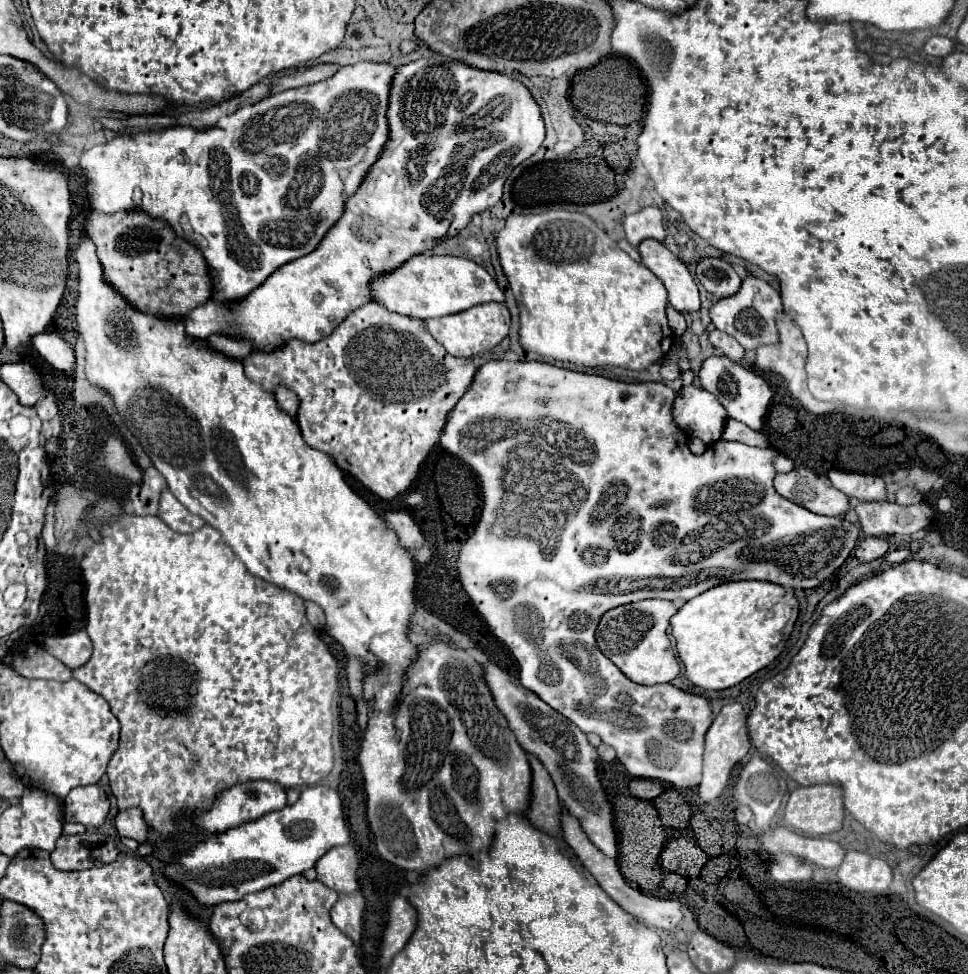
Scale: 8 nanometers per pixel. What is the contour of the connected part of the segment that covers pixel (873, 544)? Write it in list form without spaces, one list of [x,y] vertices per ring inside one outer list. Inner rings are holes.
[[[865,538],[855,548],[855,556],[861,562],[869,562],[869,560],[881,558],[885,552],[887,552],[887,542],[883,538]]]

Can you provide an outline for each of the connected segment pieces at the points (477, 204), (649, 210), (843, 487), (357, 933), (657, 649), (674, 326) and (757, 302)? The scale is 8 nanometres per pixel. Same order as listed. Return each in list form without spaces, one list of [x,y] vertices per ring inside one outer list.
[[[419,58],[399,66],[391,86],[391,110],[387,110],[387,120],[391,122],[391,140],[387,148],[383,148],[383,156],[371,166],[359,192],[347,200],[347,212],[323,238],[323,244],[319,244],[315,252],[279,268],[279,272],[271,274],[243,304],[235,304],[229,314],[215,308],[209,300],[183,316],[187,336],[207,338],[219,332],[219,328],[223,328],[223,332],[243,332],[243,336],[255,340],[255,350],[263,352],[271,352],[291,338],[315,342],[329,336],[349,312],[371,300],[369,282],[375,272],[397,268],[403,260],[429,250],[425,246],[431,246],[431,242],[459,234],[471,222],[473,214],[499,202],[511,170],[533,156],[545,140],[541,108],[523,82],[509,74],[435,58]]]
[[[647,206],[635,214],[623,216],[623,228],[631,246],[637,246],[645,238],[662,242],[667,235],[666,229],[663,228],[661,210],[657,206]]]
[[[831,470],[829,480],[835,484],[835,488],[839,488],[849,498],[869,500],[869,502],[885,502],[885,500],[891,498],[883,478],[873,476],[873,474]]]
[[[361,892],[339,894],[339,900],[331,908],[331,920],[353,942],[359,942],[363,930],[363,922],[361,922],[363,912],[365,912],[365,898]]]
[[[643,600],[625,604],[603,614],[597,626],[597,646],[611,658],[617,668],[637,684],[663,684],[671,682],[679,674],[679,662],[671,652],[671,640],[667,636],[669,618],[677,612],[669,600]]]
[[[669,306],[669,308],[667,308],[667,318],[669,318],[669,326],[671,326],[671,330],[673,330],[675,336],[679,338],[679,336],[685,332],[685,328],[687,328],[683,314],[677,312],[673,306]]]
[[[747,276],[741,284],[741,290],[735,296],[719,300],[709,310],[711,322],[717,330],[731,334],[745,350],[757,350],[759,346],[775,346],[779,344],[779,332],[777,332],[777,318],[783,316],[781,298],[779,292],[773,290],[765,280]]]

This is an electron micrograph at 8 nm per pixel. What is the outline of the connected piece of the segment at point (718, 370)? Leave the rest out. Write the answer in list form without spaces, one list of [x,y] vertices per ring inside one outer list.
[[[711,356],[711,358],[707,358],[703,362],[703,366],[701,366],[697,376],[699,376],[701,386],[707,392],[715,394],[717,400],[725,406],[729,418],[735,418],[735,420],[747,424],[753,430],[761,430],[763,416],[765,416],[765,412],[769,408],[773,392],[771,392],[771,388],[767,386],[767,382],[759,374],[755,374],[751,370],[745,370],[739,362],[733,362],[727,356]]]

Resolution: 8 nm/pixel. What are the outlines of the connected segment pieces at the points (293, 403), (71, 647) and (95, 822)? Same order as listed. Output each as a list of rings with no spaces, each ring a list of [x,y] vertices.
[[[277,388],[275,390],[275,400],[277,404],[289,414],[289,416],[297,416],[297,410],[299,410],[299,398],[295,396],[295,392],[291,392],[289,388]]]
[[[77,630],[65,636],[47,636],[43,642],[43,648],[49,654],[57,656],[71,670],[83,666],[91,658],[91,650],[93,650],[85,630]]]
[[[79,786],[63,800],[65,822],[99,828],[109,814],[109,798],[101,786]]]

